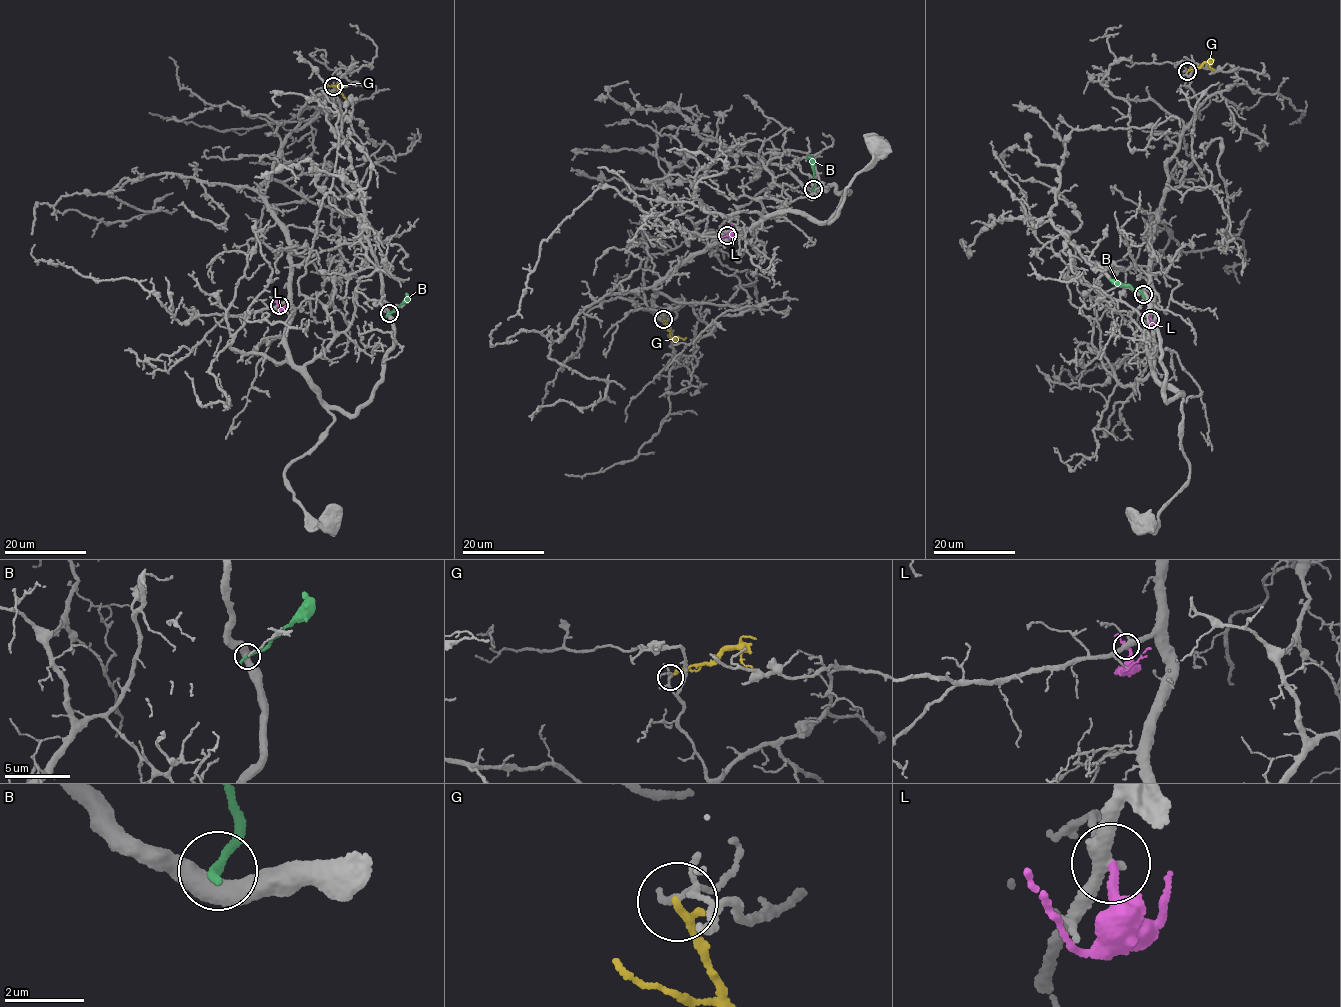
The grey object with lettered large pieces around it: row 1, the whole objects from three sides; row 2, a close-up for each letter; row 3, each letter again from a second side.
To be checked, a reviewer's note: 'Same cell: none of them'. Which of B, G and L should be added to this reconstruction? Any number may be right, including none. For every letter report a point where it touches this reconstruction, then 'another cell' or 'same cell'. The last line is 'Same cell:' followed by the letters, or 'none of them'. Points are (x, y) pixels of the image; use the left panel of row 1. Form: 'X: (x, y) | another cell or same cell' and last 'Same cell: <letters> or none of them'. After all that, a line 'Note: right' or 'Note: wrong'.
B: (389, 313) | another cell
G: (333, 86) | another cell
L: (279, 305) | another cell
Same cell: none of them
Note: right

